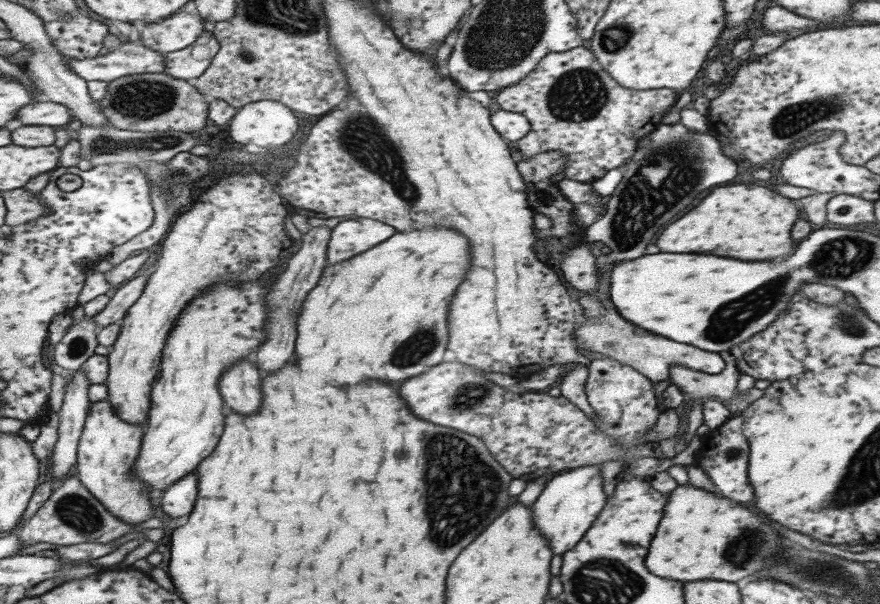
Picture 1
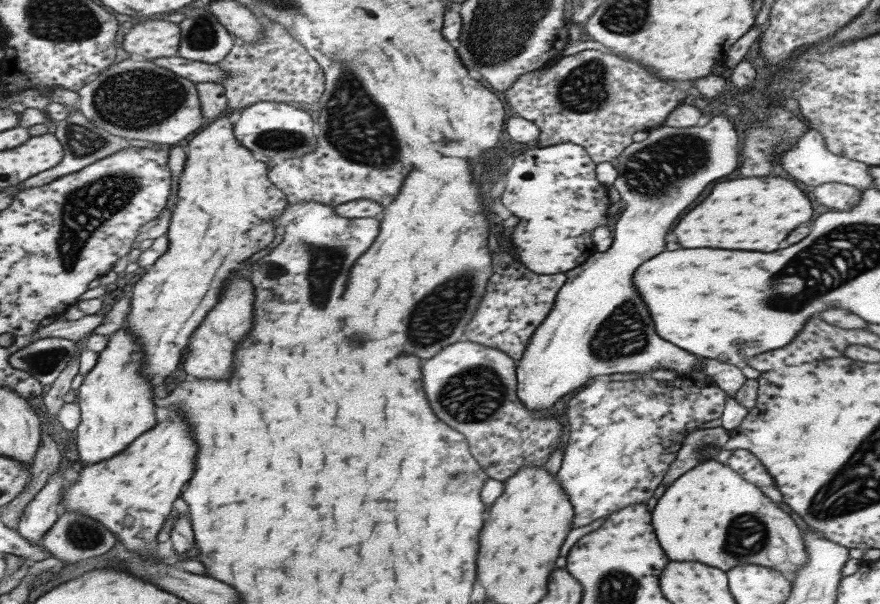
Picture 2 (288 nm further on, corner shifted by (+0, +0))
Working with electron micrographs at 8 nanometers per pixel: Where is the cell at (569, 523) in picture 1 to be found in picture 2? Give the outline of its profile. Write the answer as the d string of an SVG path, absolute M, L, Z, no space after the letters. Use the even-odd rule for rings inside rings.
M649 376L623 382L611 382L609 378L589 380L585 388L581 388L577 394L573 394L571 400L565 402L567 436L561 468L555 474L575 512L571 528L587 526L589 522L613 514L623 506L649 500L653 490L663 482L669 464L677 458L677 448L681 448L685 436L695 432L701 422L721 418L727 398L729 394L717 388L713 382L701 382L687 376L675 376L671 382L657 382Z

